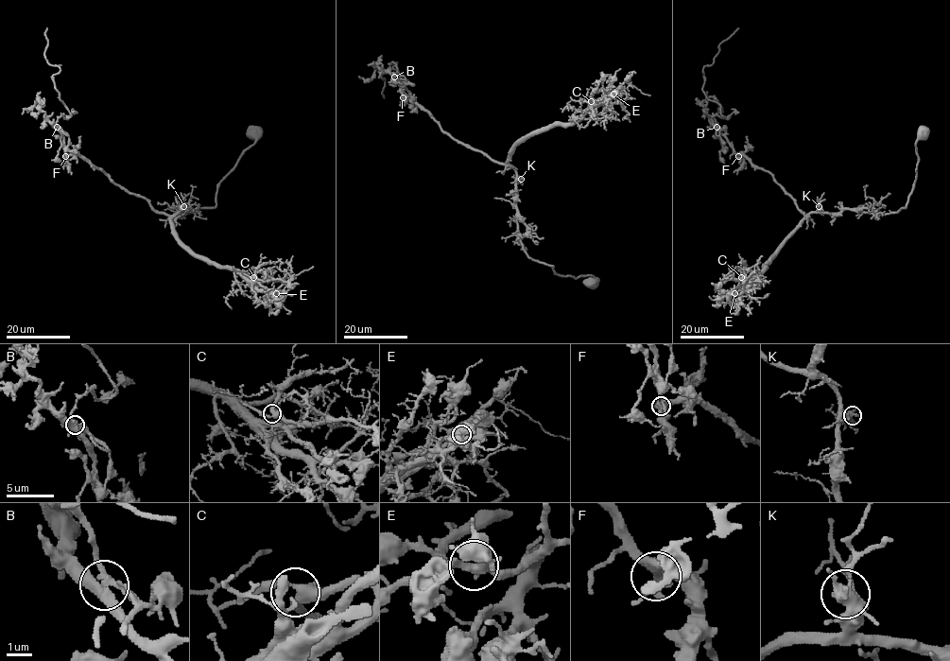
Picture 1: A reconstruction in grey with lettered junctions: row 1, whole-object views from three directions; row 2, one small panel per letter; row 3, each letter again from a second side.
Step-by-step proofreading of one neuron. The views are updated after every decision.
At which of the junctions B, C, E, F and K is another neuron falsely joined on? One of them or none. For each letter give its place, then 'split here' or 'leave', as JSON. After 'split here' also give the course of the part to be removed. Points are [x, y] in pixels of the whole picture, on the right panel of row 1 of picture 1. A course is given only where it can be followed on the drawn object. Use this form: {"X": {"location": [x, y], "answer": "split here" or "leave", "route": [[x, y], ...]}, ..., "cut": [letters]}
{"B": {"location": [716, 127], "answer": "split here", "route": [[716, 127], [713, 116], [725, 118], [702, 90], [703, 69], [738, 27]]}, "C": {"location": [741, 277], "answer": "leave"}, "E": {"location": [734, 293], "answer": "leave"}, "F": {"location": [738, 156], "answer": "leave"}, "K": {"location": [819, 206], "answer": "leave"}, "cut": ["B"]}

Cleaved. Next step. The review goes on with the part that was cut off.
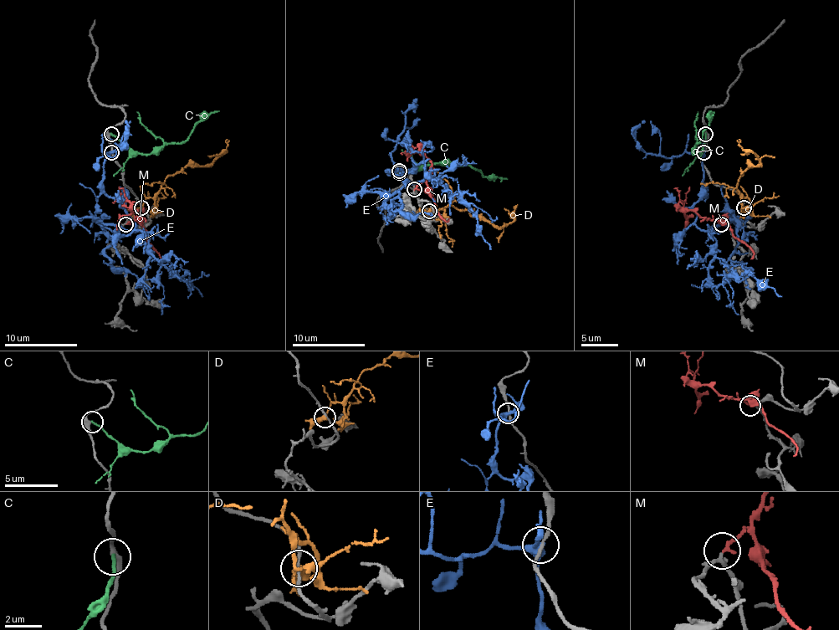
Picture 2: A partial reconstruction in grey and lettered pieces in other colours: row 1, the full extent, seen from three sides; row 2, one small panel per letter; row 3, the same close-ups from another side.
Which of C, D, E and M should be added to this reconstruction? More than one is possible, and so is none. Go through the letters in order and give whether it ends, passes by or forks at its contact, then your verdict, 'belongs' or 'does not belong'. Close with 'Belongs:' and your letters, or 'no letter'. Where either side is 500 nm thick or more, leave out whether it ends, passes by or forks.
C: it ends | does not belong
D: it passes by | does not belong
E: it forks | does not belong
M: it ends | belongs
Belongs: M

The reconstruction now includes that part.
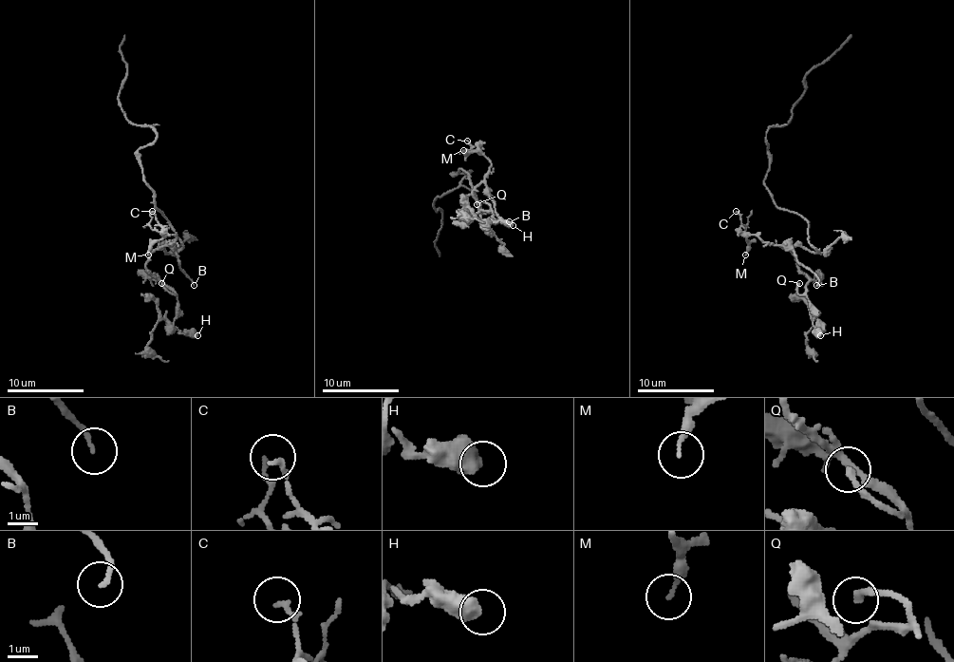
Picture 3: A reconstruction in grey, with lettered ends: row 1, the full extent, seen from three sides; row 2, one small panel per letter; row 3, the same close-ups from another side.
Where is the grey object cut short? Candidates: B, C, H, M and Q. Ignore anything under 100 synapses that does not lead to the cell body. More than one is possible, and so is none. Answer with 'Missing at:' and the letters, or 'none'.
Missing at: B, Q

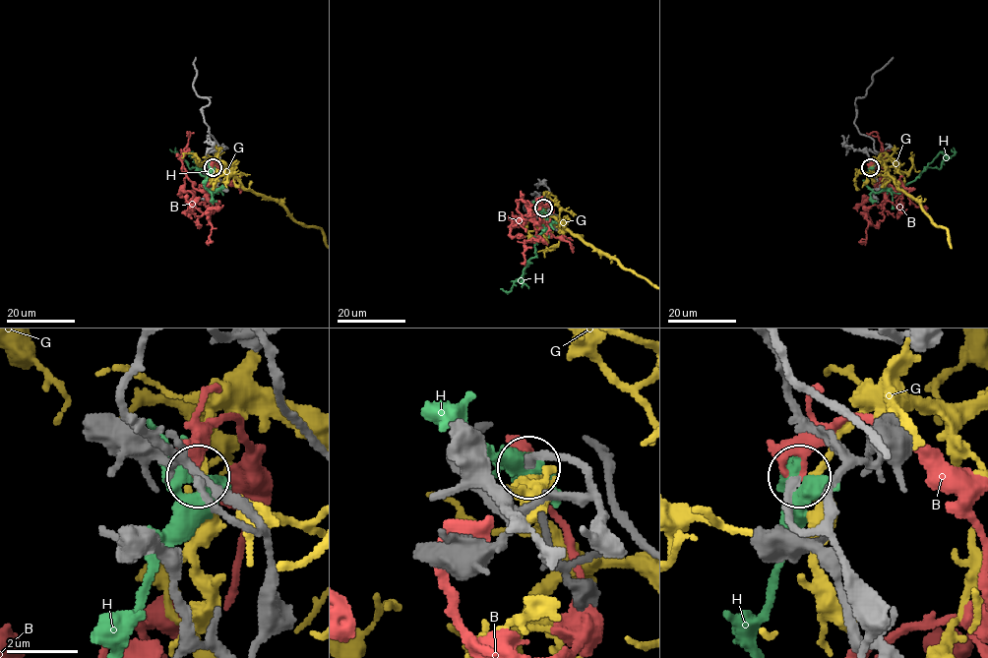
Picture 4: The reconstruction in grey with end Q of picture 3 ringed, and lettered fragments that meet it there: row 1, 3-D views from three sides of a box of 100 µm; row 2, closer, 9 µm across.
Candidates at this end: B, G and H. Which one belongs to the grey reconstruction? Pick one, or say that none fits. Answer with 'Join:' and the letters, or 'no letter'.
Join: no letter

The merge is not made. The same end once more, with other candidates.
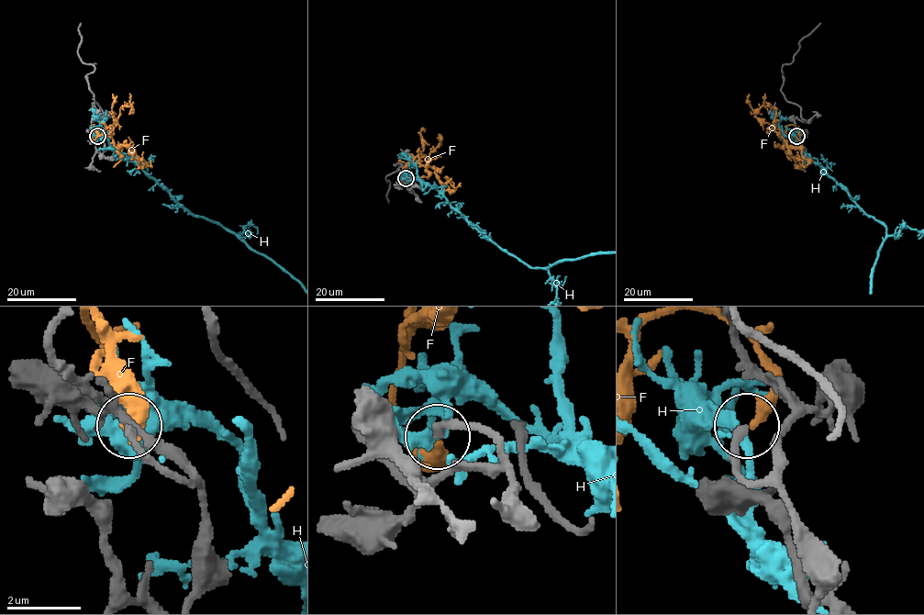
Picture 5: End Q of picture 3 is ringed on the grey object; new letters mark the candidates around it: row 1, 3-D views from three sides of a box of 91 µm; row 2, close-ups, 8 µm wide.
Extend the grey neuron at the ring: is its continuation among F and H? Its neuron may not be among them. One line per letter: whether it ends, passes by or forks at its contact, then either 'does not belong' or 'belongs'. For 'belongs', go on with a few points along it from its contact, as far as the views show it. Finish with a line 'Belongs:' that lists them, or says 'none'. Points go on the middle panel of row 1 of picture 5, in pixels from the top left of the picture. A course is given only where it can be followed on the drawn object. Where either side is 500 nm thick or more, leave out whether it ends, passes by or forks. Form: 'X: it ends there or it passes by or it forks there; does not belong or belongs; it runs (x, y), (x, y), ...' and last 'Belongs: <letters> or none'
F: it ends there; belongs; it runs (406, 179), (402, 177), (402, 171), (420, 154), (418, 162), (435, 168), (436, 176), (454, 189), (446, 176)
H: it passes by; does not belong
Belongs: F

